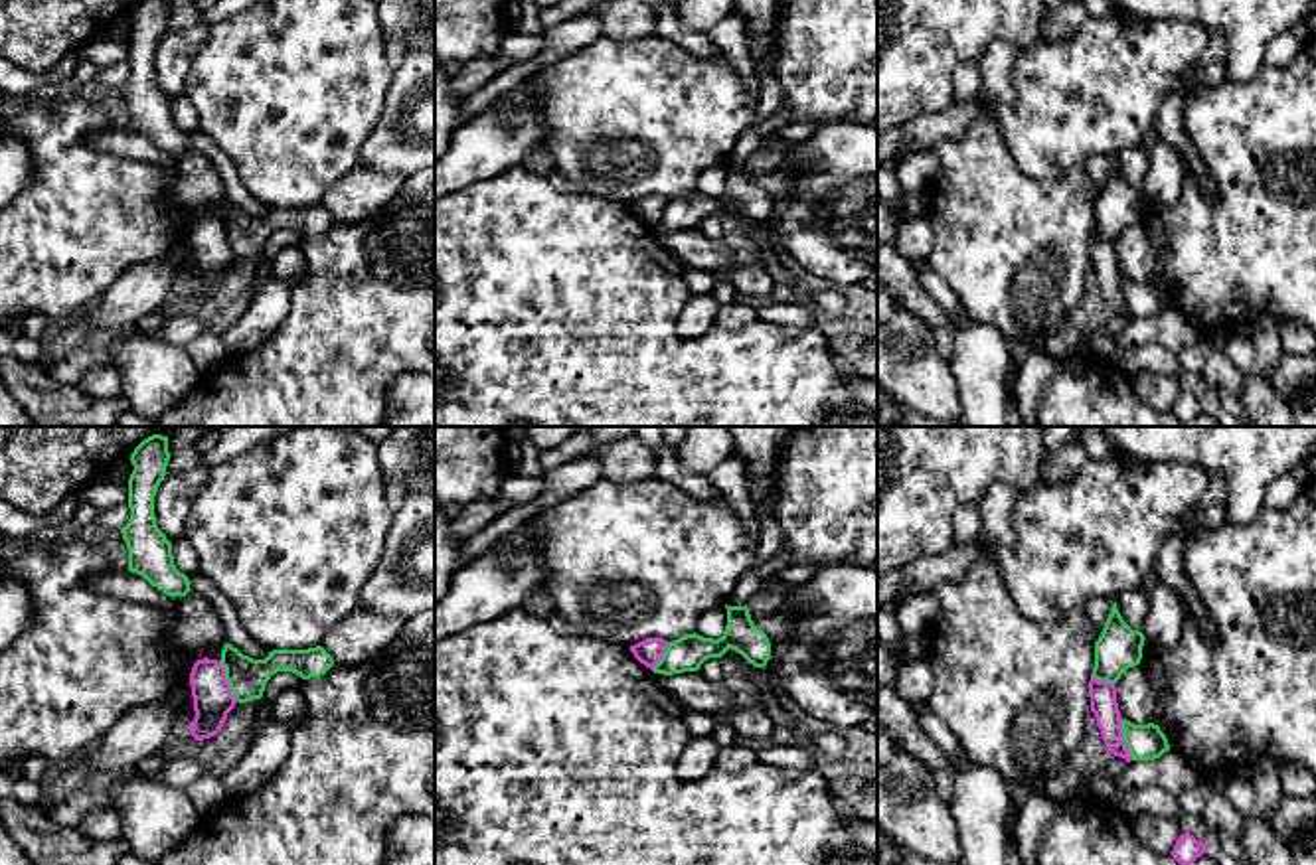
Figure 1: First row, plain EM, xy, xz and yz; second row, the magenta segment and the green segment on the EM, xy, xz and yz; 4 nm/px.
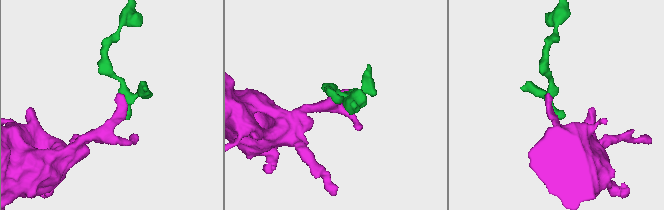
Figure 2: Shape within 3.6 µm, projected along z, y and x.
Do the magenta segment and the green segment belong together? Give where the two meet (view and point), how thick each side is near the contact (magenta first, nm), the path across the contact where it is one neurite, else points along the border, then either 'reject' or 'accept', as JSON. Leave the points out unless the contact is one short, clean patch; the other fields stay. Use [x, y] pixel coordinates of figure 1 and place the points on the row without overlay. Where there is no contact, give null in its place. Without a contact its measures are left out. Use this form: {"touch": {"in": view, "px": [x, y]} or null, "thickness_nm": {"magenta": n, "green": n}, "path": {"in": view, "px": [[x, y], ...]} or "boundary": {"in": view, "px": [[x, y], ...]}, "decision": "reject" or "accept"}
{"touch": {"in": "xy", "px": [226, 239]}, "thickness_nm": {"magenta": 160, "green": 160}, "boundary": {"in": "xy", "px": [[220, 218], [236, 259]]}, "decision": "reject"}

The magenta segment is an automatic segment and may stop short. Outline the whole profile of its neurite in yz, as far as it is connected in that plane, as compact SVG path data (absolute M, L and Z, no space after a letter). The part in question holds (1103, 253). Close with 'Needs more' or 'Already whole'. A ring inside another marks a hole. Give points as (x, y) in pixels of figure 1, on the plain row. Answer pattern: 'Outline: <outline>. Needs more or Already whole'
Outline: M1091 231L1089 239L1089 255L1091 255L1091 269L1095 271L1097 282L1101 286L1103 298L1107 306L1114 312L1124 316L1126 320L1132 318L1124 294L1122 294L1122 275L1116 261L1116 241L1099 239Z. Already whole

